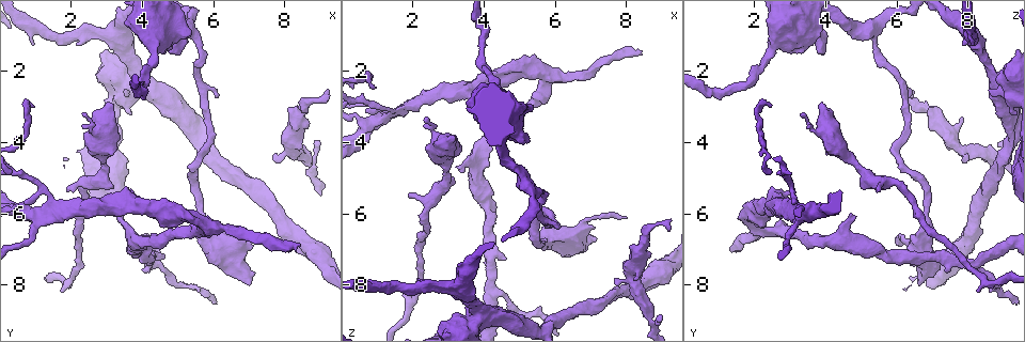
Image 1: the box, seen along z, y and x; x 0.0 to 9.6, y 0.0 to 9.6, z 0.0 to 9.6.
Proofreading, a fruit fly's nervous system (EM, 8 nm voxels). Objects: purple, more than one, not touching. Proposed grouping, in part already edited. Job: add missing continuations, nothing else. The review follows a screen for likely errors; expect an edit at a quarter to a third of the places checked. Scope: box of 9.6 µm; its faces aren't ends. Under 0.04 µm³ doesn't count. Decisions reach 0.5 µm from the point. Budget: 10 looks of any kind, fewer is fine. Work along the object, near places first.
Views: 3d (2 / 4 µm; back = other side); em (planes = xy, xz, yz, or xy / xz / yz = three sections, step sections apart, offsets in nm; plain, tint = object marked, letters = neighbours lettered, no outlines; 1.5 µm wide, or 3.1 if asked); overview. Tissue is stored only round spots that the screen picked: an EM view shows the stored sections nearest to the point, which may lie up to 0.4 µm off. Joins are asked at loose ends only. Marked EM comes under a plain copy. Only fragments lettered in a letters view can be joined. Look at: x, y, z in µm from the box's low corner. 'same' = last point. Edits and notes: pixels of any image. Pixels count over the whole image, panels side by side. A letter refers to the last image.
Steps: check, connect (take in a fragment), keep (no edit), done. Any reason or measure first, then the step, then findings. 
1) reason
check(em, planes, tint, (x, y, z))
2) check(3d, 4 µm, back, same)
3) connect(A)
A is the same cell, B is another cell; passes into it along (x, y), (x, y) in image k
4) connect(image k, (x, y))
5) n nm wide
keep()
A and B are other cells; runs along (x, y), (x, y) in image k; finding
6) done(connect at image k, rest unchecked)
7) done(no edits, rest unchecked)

an open end
check(em, xz, step 4, letters, (5.35, 1.05, 2.95))

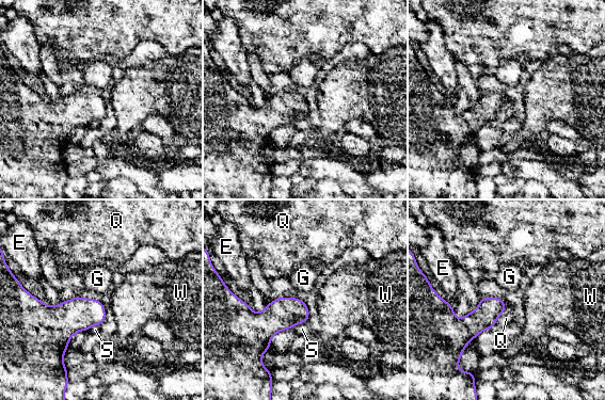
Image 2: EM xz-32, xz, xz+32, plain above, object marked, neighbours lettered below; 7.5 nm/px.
keep()
E, G, Q, S and W are other cells; border along (505, 301), (505, 310), (490, 329) in image 2; no lettered fragment goes on from it

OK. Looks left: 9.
free end
check(3d, 2 µm, (7.65, 4.30, 7.95))

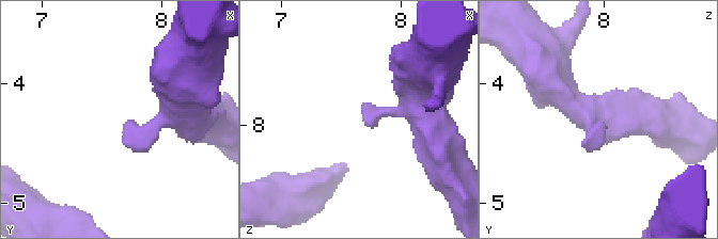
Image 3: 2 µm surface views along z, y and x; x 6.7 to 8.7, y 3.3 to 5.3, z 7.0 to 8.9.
check(em, planes, letters, (7.72, 4.36, 8.00))

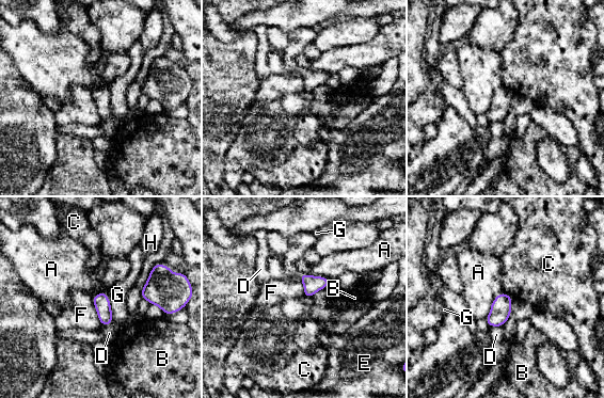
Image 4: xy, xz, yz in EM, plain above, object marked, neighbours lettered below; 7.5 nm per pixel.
keep()
A, B, C, D, E, F, G and H are other cells; no lettered fragment goes on from it

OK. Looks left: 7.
stops while still wide
check(3d, 4 µm, (6.30, 7.50, 7.10))

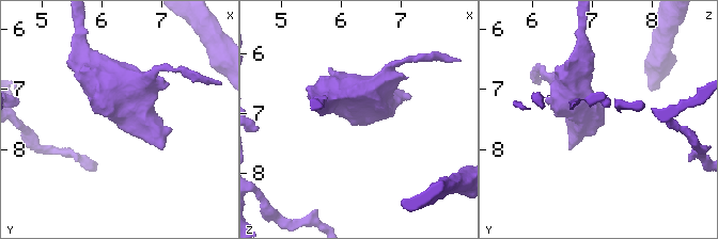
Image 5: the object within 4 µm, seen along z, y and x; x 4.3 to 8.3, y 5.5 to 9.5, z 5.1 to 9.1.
need the tissue
check(em, yz, step 8, tint, (6.30, 7.55, 7.20))

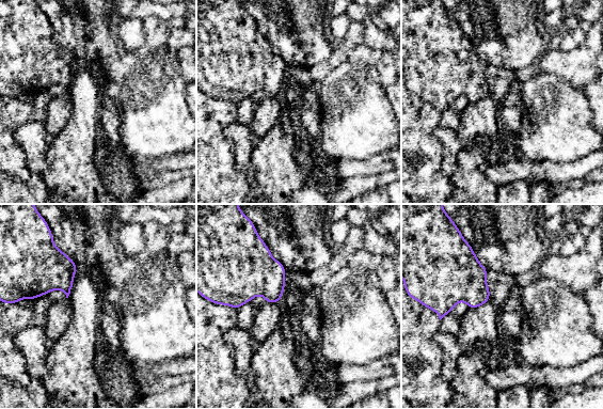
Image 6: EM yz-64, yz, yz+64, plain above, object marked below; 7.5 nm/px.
check(em, planes, letters, same)

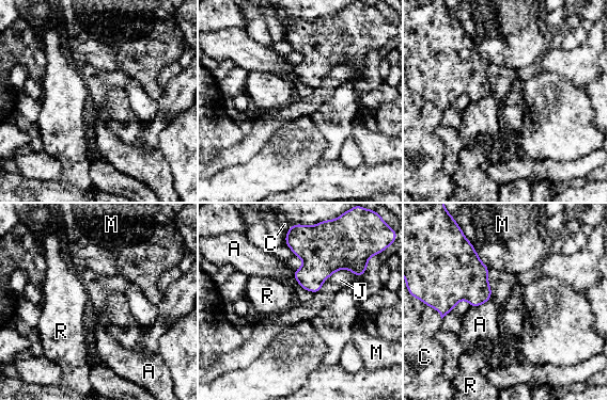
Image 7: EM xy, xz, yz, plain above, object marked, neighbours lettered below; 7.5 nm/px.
keep()
A, C, J, M and R are other cells; border along (294, 270), (297, 283), (314, 293) in image 7; no lettered fragment goes on from it

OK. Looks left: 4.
tapers out
check(3d, 2 µm, (2.35, 3.20, 3.30))

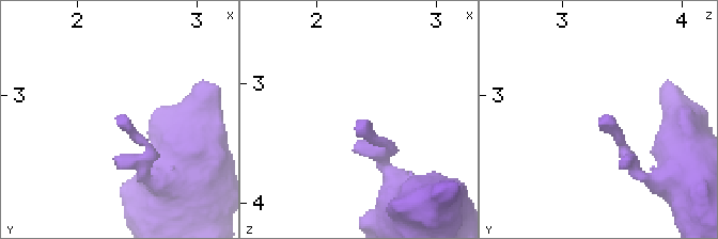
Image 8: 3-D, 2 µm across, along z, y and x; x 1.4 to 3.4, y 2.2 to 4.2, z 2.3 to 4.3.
shape alone is not enough
check(em, planes, letters, (2.36, 3.24, 3.28))

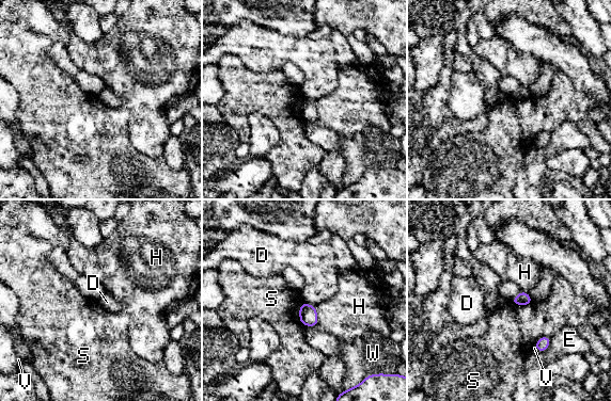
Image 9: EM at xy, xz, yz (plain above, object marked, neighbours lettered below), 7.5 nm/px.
S touches over 180 nm
keep()
D, E, H, S, V and W are other cells; border along (301, 302), (315, 306) in image 9; none of them fits

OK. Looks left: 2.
done(no edits, rest unchecked)

